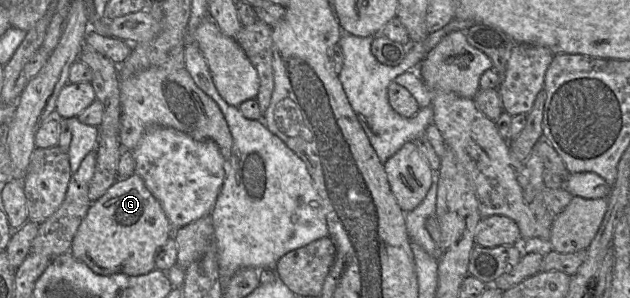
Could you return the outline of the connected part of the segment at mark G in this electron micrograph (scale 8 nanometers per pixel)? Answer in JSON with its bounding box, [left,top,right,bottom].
[70,174,173,275]

